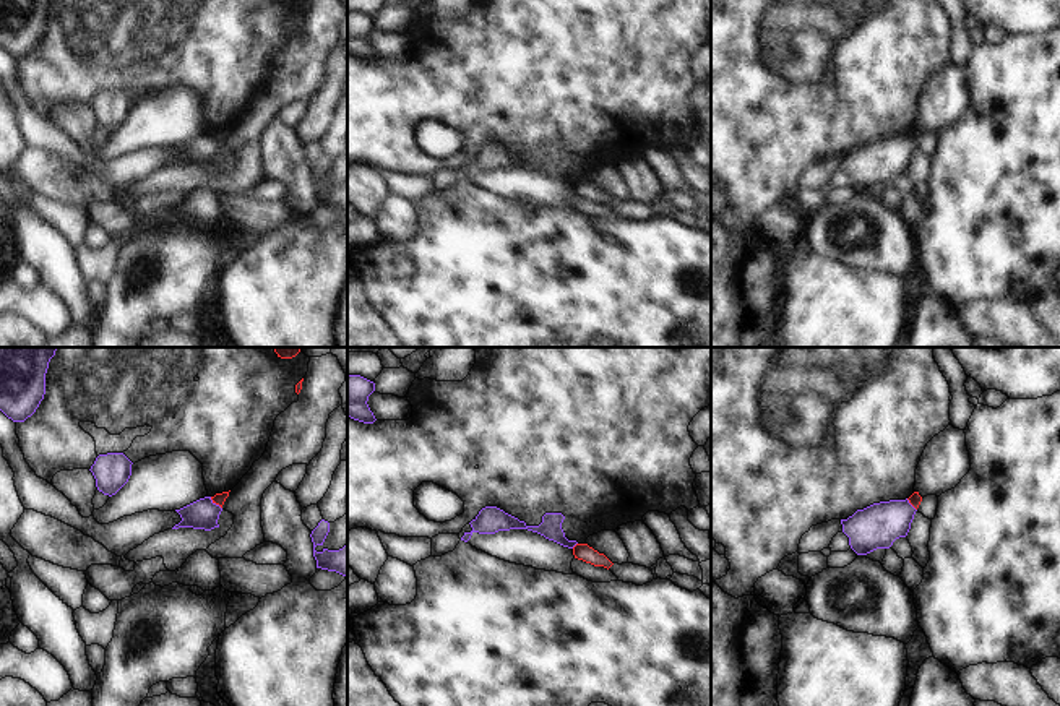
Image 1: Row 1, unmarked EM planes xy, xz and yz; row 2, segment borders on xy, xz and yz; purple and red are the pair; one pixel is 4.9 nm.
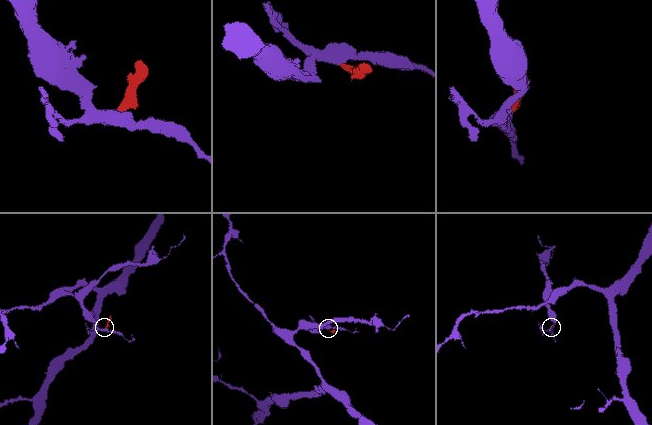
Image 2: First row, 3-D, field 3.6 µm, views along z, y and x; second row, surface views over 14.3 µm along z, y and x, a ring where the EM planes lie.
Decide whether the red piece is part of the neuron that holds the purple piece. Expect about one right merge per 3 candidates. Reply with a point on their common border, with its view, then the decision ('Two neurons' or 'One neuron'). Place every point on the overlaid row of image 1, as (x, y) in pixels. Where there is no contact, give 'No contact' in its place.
Touches purple at xy (215, 503). Two neurons

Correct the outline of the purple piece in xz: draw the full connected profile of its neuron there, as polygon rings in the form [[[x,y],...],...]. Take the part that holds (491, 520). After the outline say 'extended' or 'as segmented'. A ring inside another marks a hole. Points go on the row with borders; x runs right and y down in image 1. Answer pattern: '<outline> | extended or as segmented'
[[[485,506],[479,514],[469,523],[472,531],[464,532],[461,540],[468,542],[474,532],[479,534],[495,534],[498,531],[510,529],[528,529],[544,536],[549,540],[554,540],[563,547],[573,549],[578,542],[568,540],[562,529],[565,516],[562,513],[545,513],[539,526],[528,526],[524,521],[505,513],[497,506]]] | as segmented

